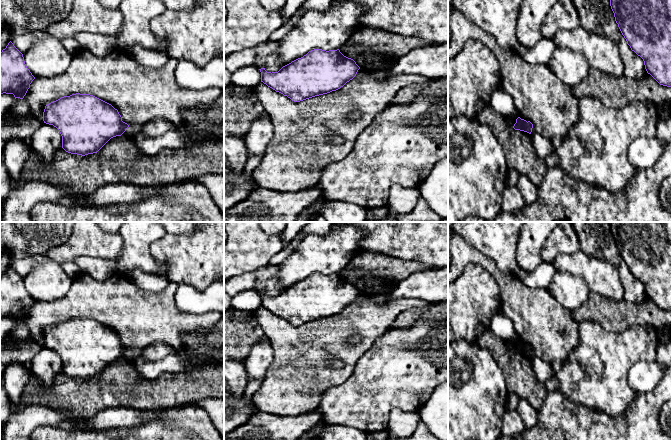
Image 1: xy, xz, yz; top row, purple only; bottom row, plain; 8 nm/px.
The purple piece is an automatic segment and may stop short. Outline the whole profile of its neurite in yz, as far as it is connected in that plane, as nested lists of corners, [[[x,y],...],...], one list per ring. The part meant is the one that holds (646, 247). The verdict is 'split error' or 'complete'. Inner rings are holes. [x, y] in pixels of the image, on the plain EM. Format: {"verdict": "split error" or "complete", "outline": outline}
{"verdict": "complete", "outline": [[[610,222],[610,230],[622,259],[643,283],[647,297],[660,309],[672,311],[672,222]]]}

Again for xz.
{"verdict": "complete", "outline": [[[314,273],[283,290],[278,296],[261,296],[261,306],[276,316],[300,326],[336,315],[352,304],[360,291],[339,273]]]}

